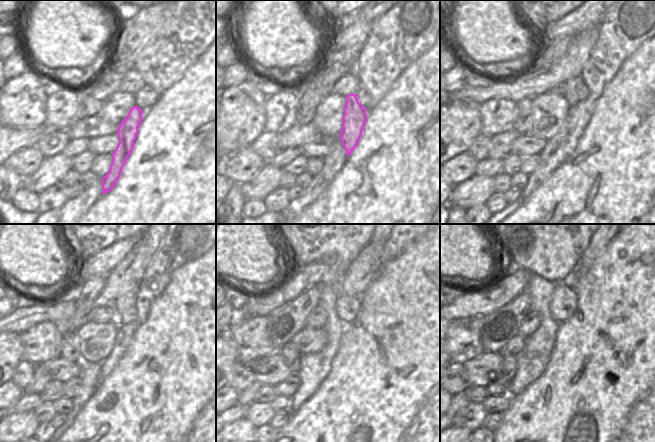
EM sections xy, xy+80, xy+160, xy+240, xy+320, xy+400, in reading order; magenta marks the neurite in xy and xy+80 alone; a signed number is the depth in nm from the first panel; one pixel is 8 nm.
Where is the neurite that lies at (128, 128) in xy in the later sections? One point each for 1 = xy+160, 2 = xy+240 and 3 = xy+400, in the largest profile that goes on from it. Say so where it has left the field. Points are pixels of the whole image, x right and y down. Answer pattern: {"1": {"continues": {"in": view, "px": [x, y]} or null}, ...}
{"1": {"continues": {"in": "xy+160", "px": [571, 84]}}, "2": {"continues": {"in": "xy+240", "px": [128, 299]}}, "3": {"continues": {"in": "xy+400", "px": [598, 244]}}}

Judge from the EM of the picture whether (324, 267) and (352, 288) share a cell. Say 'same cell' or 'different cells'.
different cells

